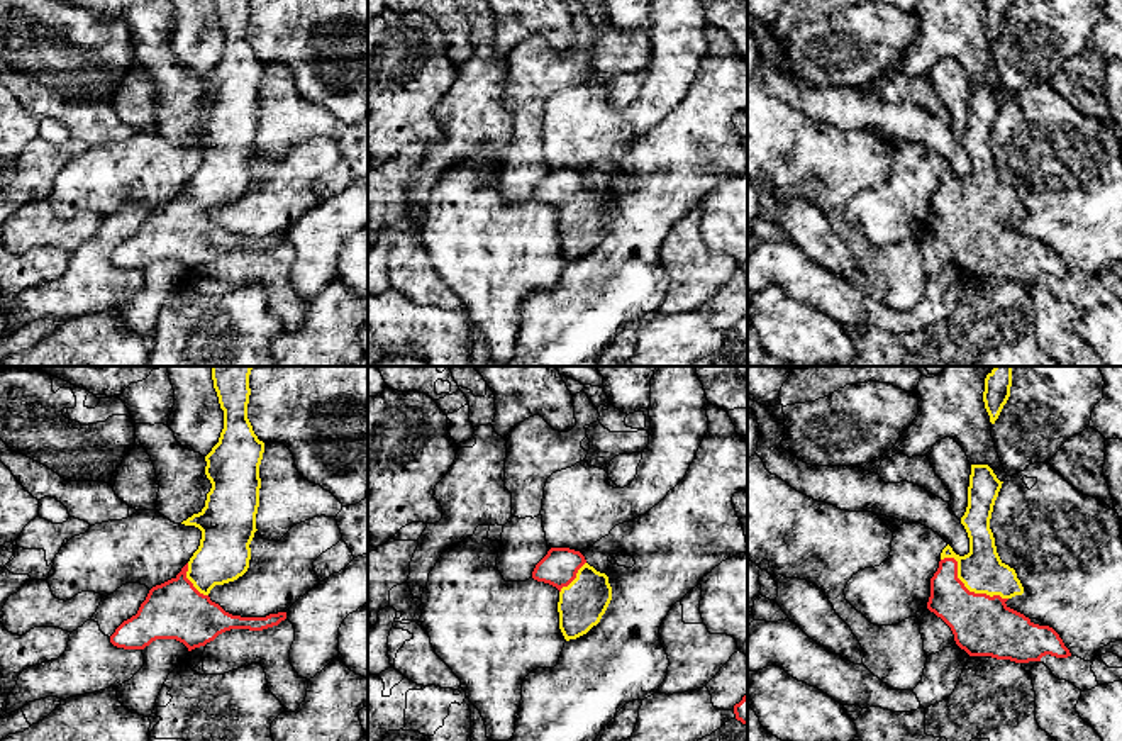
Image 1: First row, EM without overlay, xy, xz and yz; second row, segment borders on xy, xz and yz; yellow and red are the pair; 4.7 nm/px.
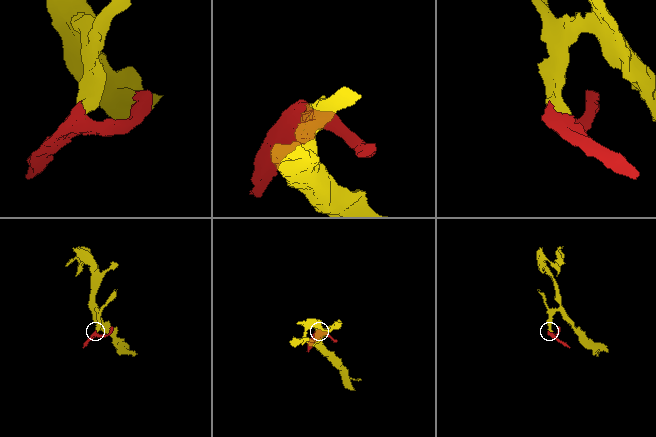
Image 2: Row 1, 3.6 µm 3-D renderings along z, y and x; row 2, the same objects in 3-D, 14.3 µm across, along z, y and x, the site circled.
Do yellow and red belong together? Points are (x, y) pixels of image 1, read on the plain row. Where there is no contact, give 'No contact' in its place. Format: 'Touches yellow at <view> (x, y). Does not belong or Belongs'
Touches yellow at yz (966, 207). Belongs

